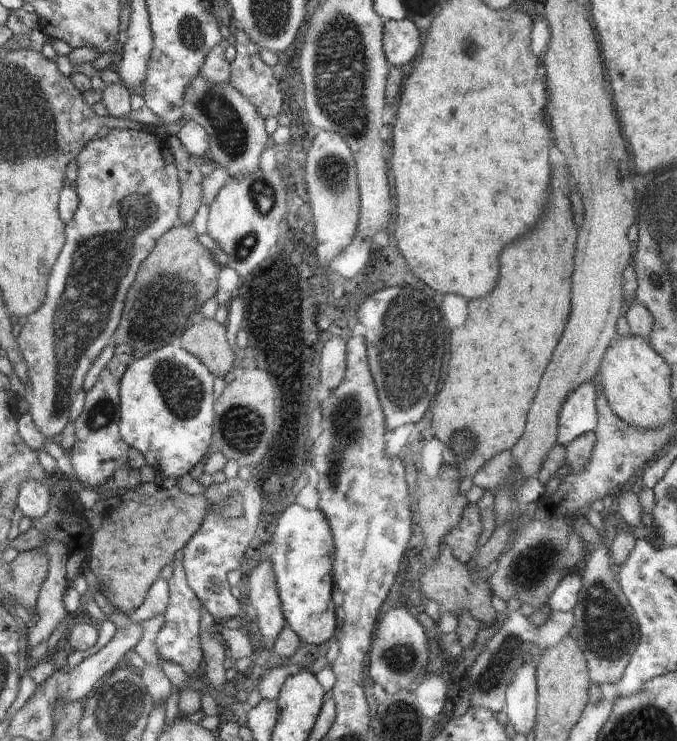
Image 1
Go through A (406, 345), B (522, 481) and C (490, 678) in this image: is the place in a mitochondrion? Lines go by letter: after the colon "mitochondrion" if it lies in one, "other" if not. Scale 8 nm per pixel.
A: mitochondrion
B: other
C: mitochondrion

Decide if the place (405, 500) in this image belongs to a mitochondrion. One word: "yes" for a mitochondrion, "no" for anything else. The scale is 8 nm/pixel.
no

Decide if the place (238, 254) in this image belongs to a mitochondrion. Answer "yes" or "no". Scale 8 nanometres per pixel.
yes

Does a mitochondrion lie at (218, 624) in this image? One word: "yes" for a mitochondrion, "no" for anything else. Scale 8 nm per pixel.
no

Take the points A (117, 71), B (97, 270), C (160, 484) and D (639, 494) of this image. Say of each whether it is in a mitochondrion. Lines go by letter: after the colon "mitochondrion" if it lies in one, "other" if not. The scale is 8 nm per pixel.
A: other
B: mitochondrion
C: other
D: other

